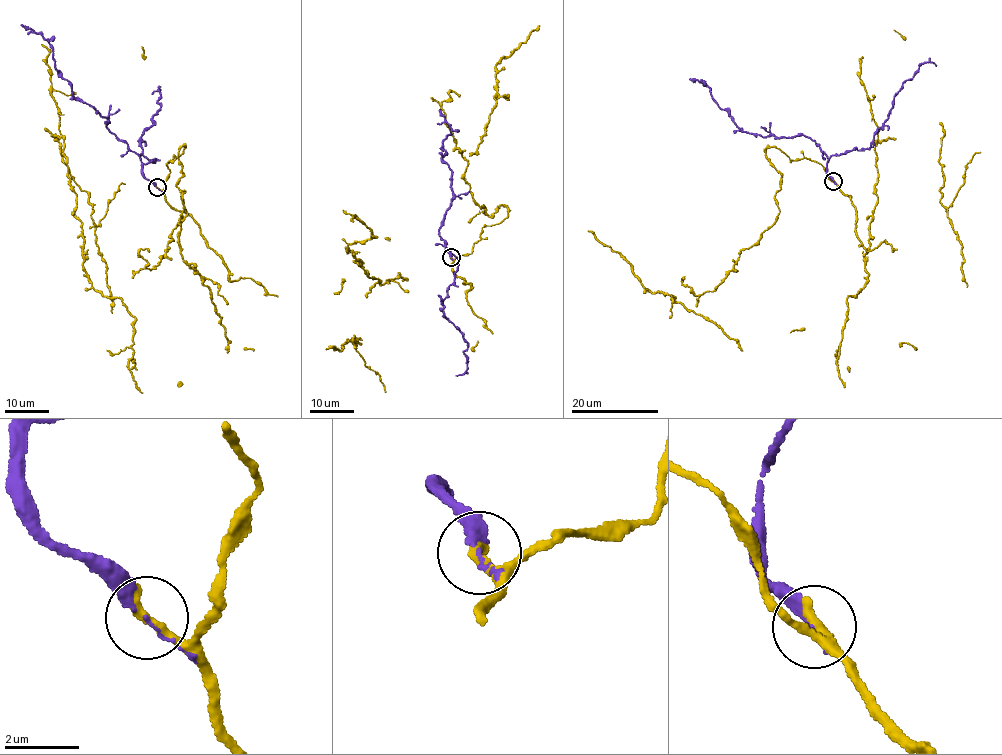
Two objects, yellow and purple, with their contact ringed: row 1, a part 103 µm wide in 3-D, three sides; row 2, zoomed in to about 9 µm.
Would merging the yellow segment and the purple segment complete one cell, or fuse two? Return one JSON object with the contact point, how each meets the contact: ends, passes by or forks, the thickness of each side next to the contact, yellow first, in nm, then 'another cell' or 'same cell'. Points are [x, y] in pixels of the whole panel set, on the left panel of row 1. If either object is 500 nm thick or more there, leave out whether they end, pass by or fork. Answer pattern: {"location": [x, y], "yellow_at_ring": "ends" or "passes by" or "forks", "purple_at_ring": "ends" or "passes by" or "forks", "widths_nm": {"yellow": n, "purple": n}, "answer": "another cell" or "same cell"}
{"location": [157, 187], "yellow_at_ring": "ends", "purple_at_ring": "passes by", "widths_nm": {"yellow": 320, "purple": 120}, "answer": "same cell"}

